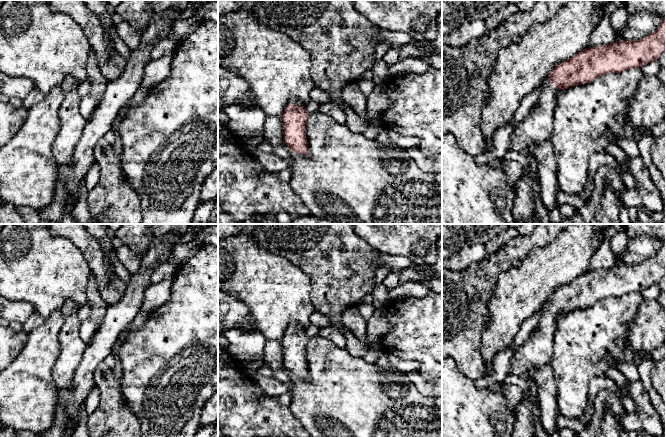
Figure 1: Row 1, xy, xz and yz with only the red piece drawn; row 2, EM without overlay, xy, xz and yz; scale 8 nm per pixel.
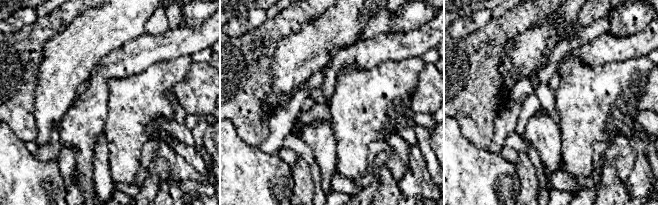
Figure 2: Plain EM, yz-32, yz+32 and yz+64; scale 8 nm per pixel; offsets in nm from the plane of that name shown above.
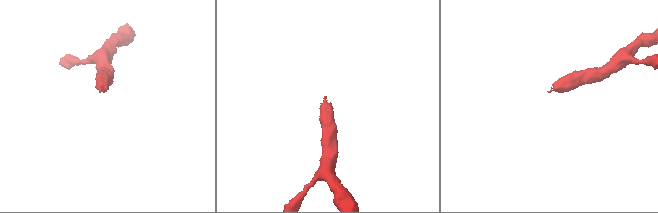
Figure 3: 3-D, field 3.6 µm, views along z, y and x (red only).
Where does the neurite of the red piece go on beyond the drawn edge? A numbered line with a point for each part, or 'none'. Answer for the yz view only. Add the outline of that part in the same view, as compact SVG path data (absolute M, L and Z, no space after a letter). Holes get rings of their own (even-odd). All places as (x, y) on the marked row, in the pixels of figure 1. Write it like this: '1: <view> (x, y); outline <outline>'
1: yz (536, 127); outline M547 77L540 85L540 95L529 113L519 122L511 135L509 149L526 154L530 158L530 170L526 173L532 183L538 178L537 161L530 152L532 145L537 145L549 139L554 126L554 109L558 89L550 83Z

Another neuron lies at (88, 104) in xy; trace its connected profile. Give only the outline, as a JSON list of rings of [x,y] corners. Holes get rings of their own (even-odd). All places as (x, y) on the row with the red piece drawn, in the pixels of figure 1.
[[[90,95],[85,96],[81,99],[80,113],[86,121],[88,121],[91,118],[99,102],[100,101],[96,101]]]

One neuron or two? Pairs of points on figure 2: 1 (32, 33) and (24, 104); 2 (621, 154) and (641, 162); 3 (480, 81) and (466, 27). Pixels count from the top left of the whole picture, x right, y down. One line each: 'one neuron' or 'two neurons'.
1: one neuron
2: two neurons
3: two neurons

